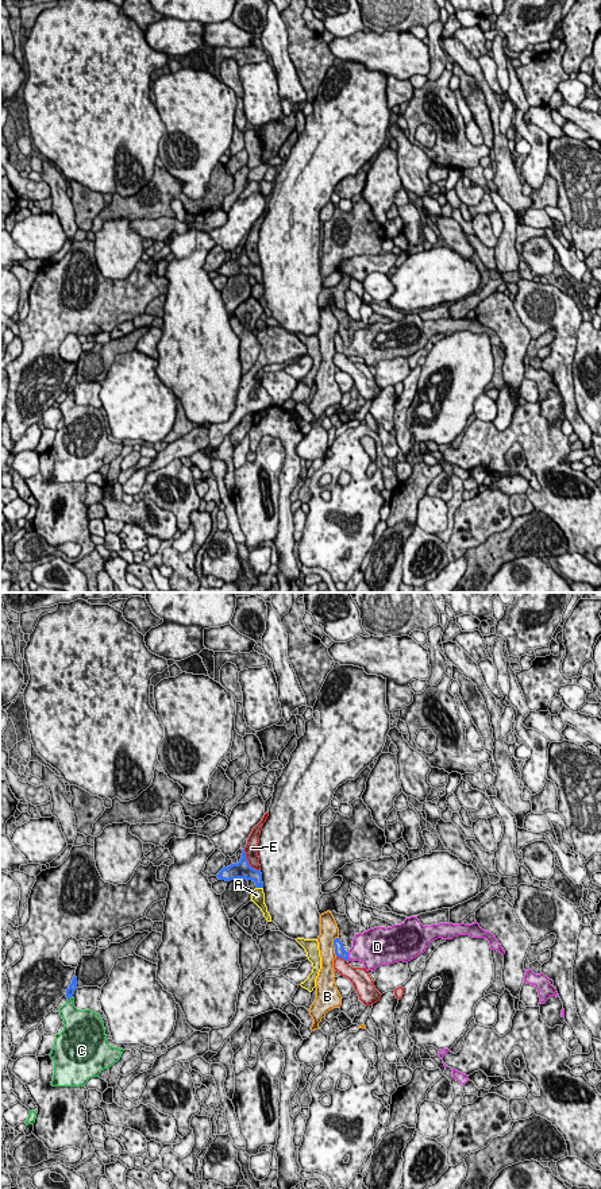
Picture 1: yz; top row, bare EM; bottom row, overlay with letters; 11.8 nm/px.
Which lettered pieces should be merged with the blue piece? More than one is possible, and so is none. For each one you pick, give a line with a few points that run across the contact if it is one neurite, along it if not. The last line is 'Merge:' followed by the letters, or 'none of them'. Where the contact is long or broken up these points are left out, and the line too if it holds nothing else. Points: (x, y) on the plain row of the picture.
Merge: D

